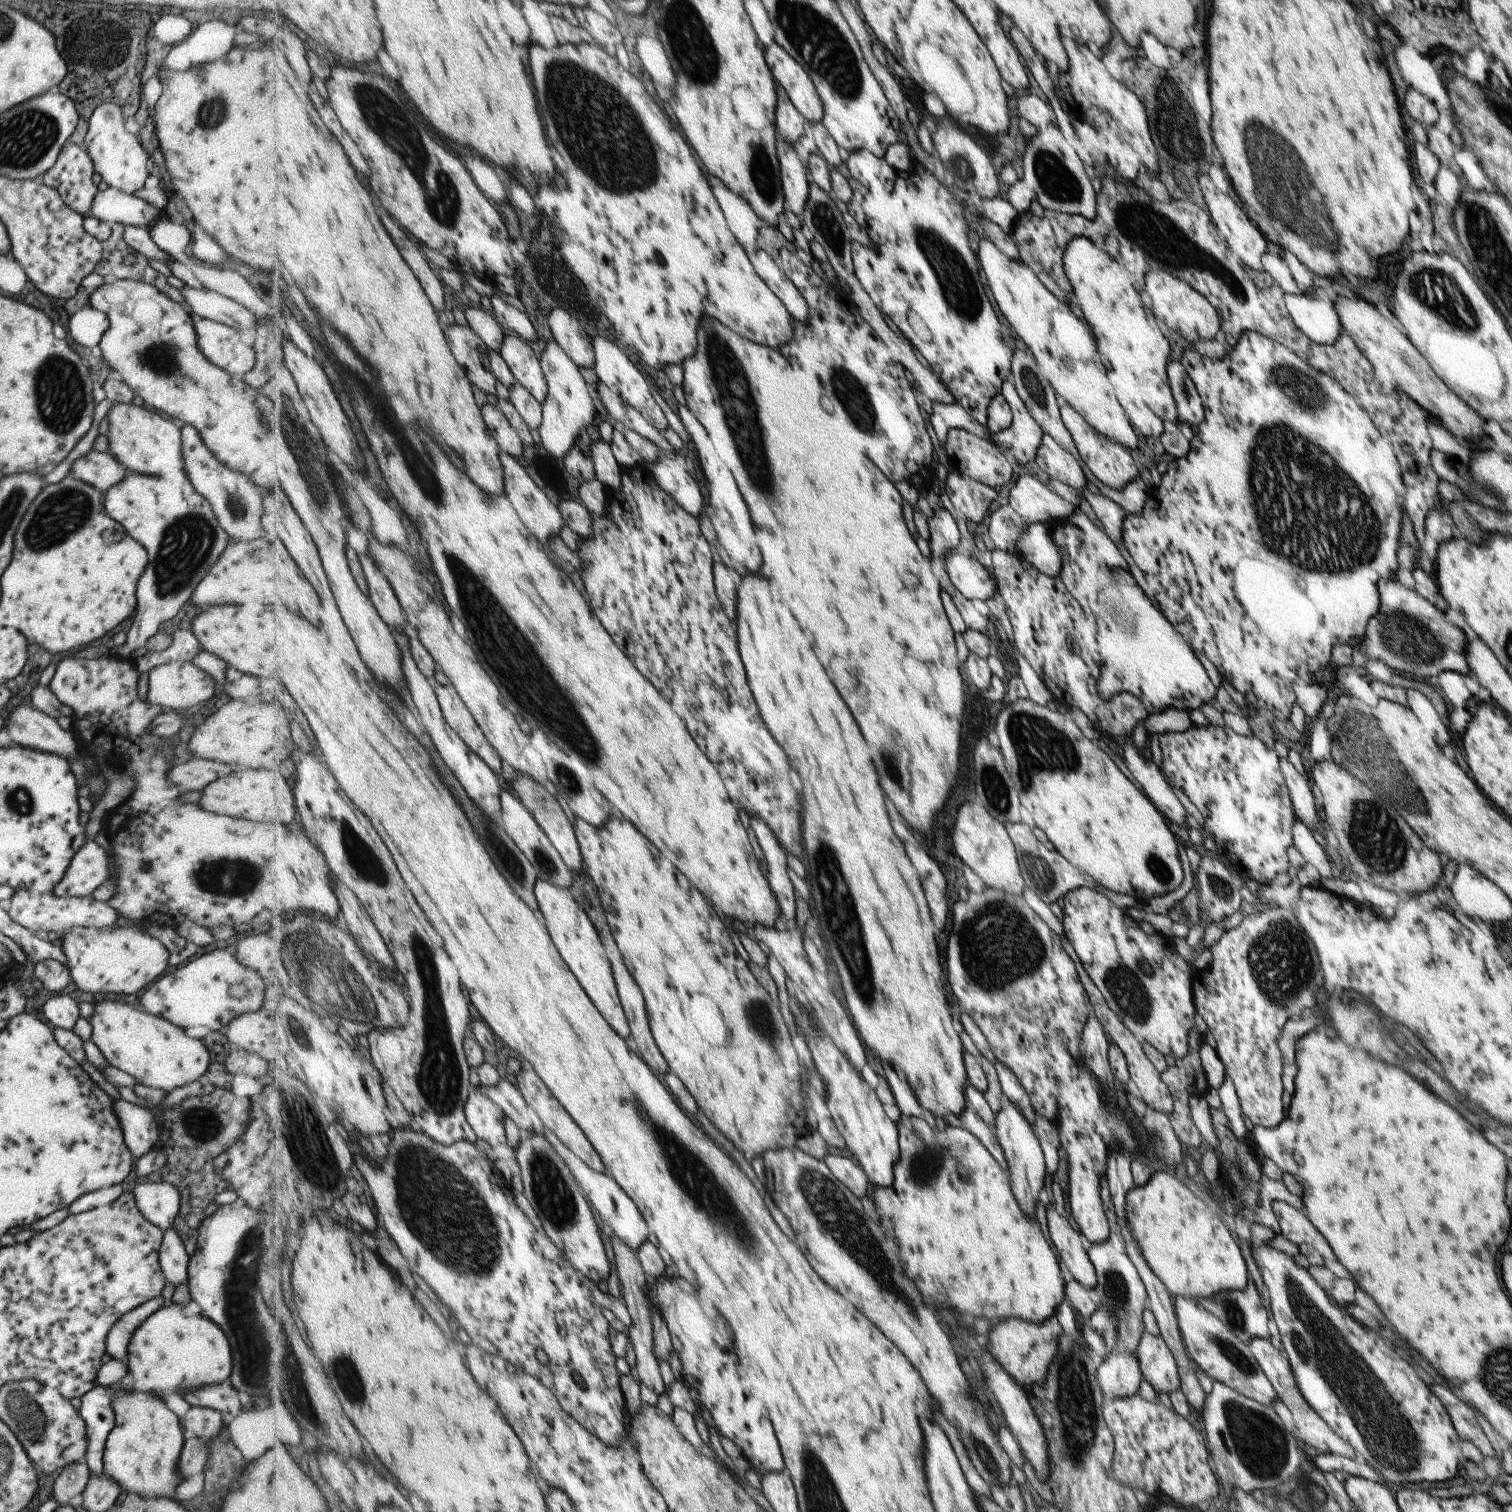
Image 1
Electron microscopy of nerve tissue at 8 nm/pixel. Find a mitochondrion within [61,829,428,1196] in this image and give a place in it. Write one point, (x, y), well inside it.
(327, 973)

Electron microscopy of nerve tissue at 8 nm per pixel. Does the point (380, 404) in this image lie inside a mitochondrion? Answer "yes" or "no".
yes

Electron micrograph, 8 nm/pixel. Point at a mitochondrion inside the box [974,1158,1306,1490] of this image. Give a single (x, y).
(1077, 1411)

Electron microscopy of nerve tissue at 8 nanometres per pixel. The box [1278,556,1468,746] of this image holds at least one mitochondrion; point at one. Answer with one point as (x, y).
(1404, 636)

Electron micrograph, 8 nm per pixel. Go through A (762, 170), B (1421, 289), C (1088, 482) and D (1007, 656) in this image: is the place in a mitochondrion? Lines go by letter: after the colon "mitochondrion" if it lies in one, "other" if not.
A: mitochondrion
B: mitochondrion
C: other
D: other

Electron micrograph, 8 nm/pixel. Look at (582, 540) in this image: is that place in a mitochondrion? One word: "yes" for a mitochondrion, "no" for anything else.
no

